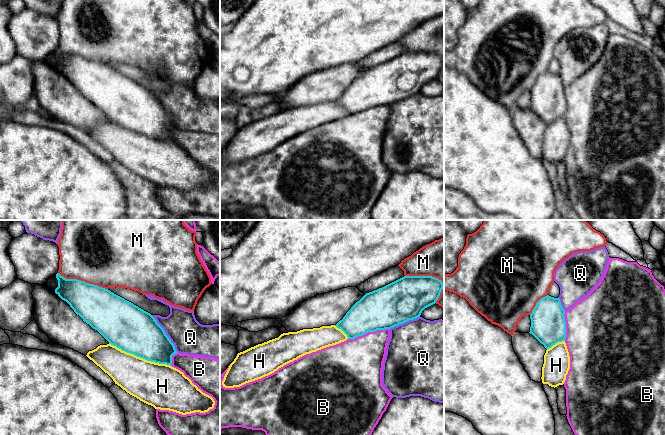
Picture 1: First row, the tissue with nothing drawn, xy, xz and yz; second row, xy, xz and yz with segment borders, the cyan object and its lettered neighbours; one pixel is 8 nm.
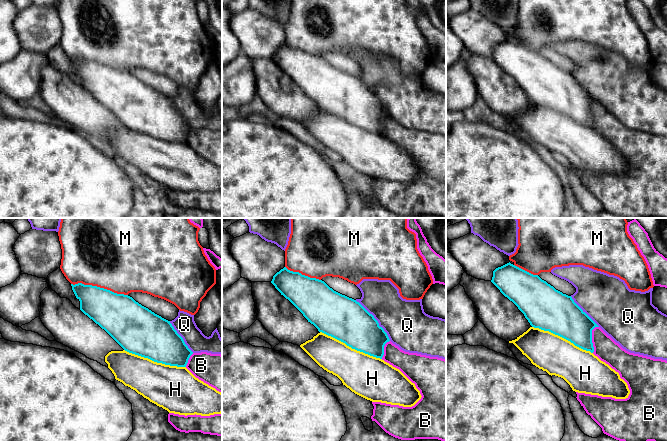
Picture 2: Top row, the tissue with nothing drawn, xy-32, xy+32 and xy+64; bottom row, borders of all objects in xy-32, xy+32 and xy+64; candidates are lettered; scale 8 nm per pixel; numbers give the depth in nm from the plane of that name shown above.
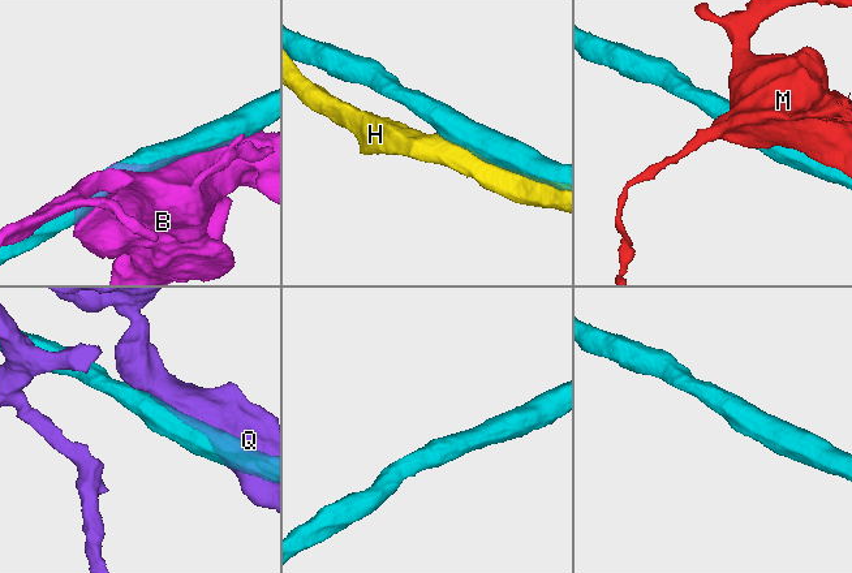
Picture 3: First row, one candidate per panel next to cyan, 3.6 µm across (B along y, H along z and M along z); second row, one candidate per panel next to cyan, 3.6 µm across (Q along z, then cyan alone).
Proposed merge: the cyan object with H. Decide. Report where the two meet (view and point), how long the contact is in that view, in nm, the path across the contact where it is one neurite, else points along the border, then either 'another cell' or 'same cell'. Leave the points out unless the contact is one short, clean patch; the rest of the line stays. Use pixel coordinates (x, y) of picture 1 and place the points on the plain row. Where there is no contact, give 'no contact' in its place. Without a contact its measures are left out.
meets cyan in xy at (140, 133); contact 550 nm long; same cell

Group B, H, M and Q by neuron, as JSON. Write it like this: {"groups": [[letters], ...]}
{"groups": [["B"], ["H"], ["M"], ["Q"]]}

